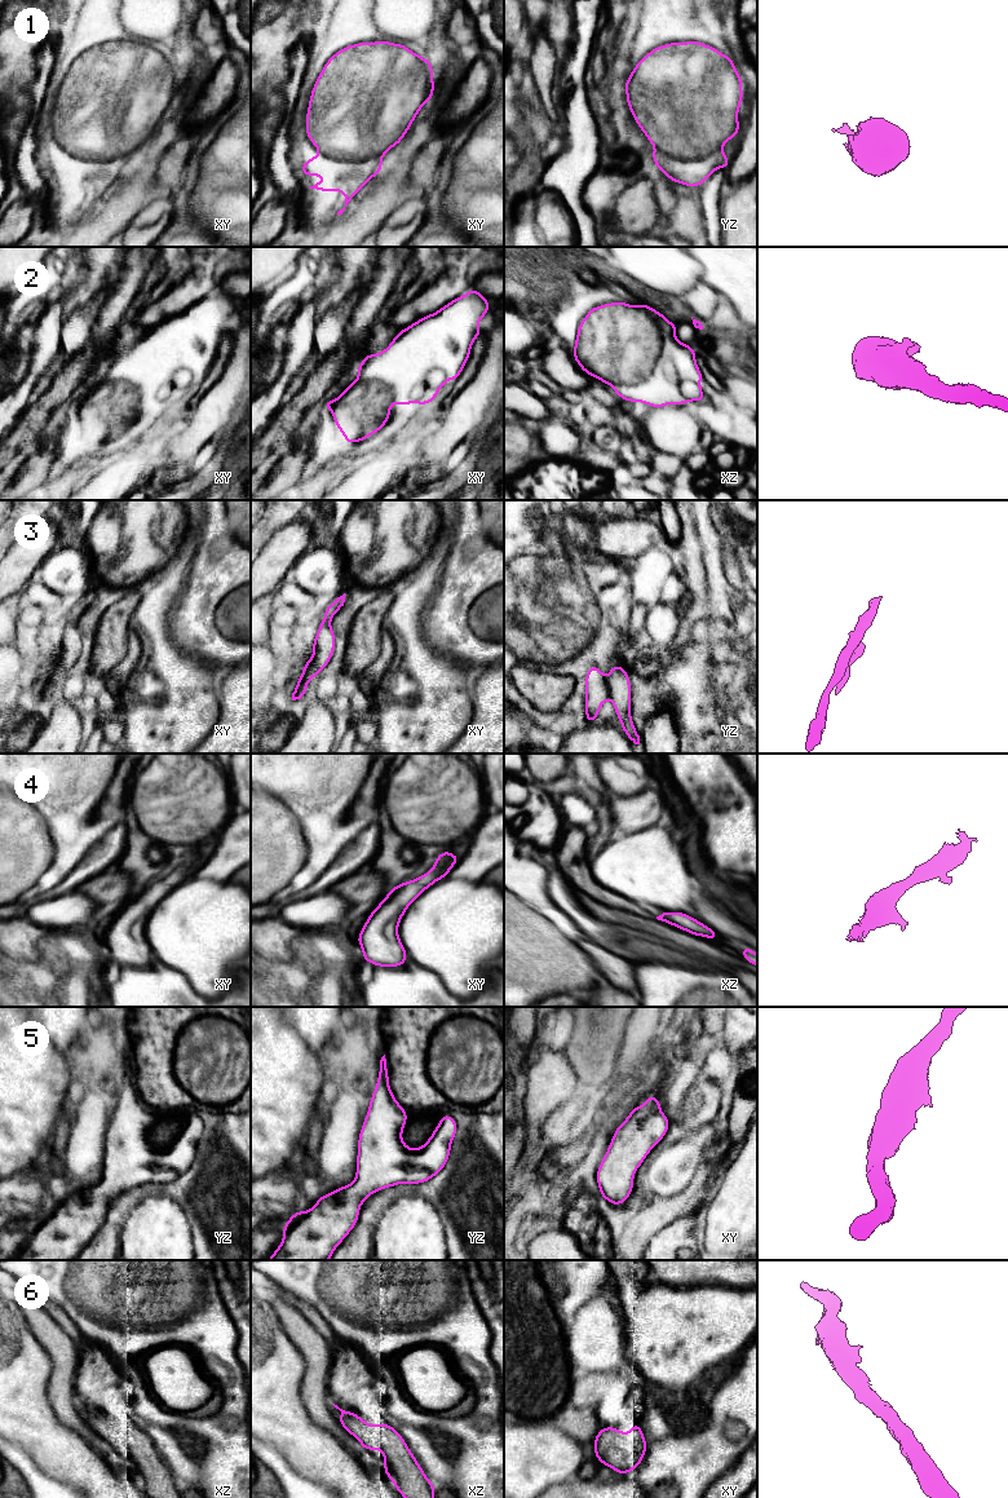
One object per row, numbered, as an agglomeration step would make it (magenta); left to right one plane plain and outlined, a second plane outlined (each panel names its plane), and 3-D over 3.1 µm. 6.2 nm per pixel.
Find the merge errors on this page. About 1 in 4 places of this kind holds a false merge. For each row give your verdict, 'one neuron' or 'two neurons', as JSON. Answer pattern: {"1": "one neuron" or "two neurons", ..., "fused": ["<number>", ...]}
{"1": "one neuron", "2": "one neuron", "3": "two neurons", "4": "one neuron", "5": "one neuron", "6": "one neuron", "fused": ["3"]}

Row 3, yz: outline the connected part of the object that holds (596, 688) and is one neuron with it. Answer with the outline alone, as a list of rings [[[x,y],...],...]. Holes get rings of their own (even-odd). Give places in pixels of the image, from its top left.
[[[597,666],[588,668],[585,675],[585,723],[597,720],[597,715],[609,698],[609,688],[602,671]]]

